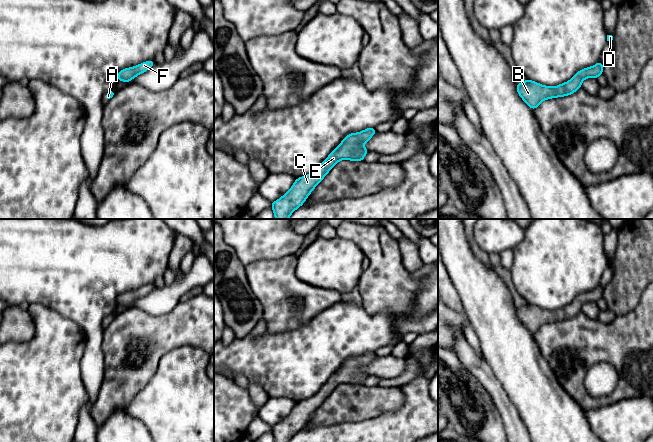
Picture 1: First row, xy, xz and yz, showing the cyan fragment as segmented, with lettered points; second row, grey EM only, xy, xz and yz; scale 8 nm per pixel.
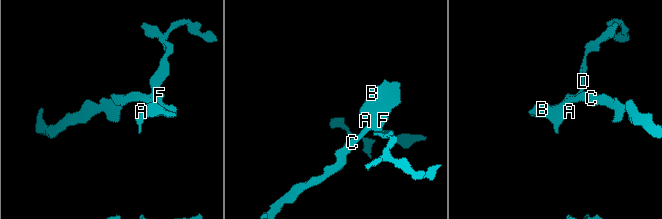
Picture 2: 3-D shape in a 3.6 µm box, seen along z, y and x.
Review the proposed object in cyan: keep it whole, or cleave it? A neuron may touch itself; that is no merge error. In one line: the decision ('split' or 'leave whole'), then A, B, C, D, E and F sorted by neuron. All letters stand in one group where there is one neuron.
leave whole; A B C D E F

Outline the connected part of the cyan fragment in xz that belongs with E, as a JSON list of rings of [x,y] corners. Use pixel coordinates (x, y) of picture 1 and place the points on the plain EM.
[[[367,352],[358,357],[348,358],[317,394],[297,402],[288,416],[271,427],[275,442],[289,442],[297,432],[303,429],[313,413],[340,384],[363,385],[368,377],[363,368],[368,366],[376,356],[375,352]]]

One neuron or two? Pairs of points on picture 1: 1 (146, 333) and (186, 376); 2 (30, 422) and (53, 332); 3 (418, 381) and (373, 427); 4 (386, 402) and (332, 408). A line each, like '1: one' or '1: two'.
1: two
2: one
3: one
4: one

